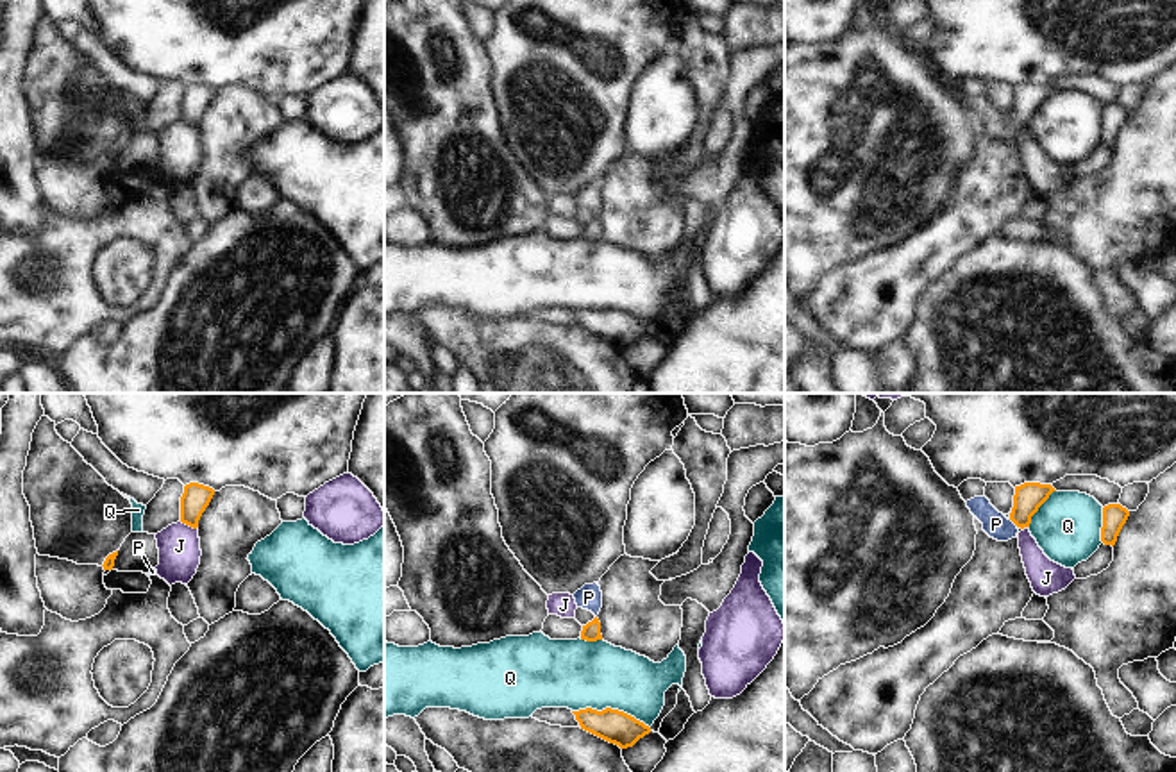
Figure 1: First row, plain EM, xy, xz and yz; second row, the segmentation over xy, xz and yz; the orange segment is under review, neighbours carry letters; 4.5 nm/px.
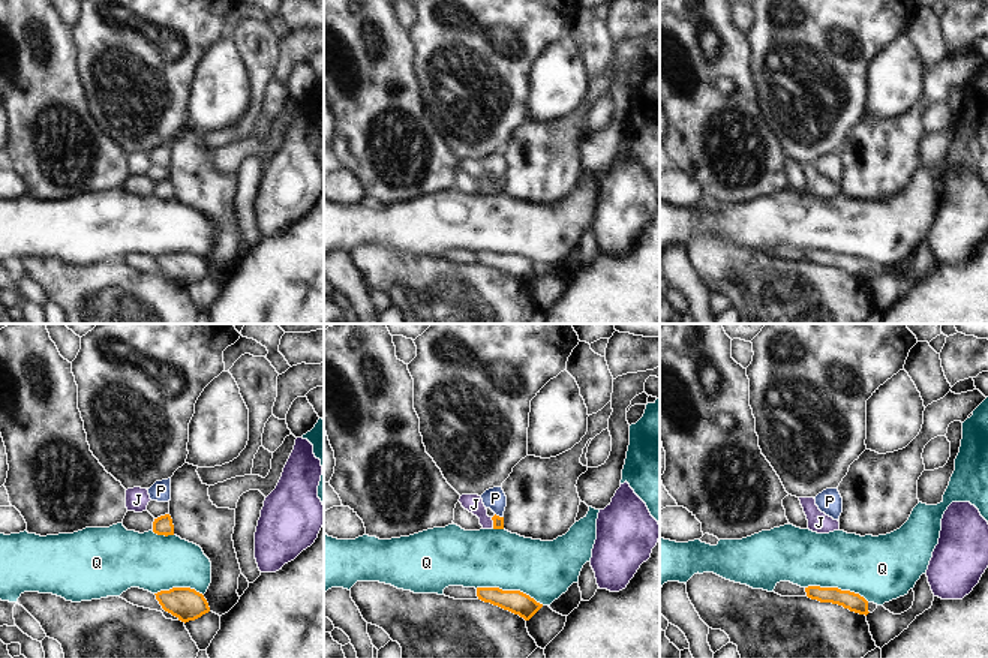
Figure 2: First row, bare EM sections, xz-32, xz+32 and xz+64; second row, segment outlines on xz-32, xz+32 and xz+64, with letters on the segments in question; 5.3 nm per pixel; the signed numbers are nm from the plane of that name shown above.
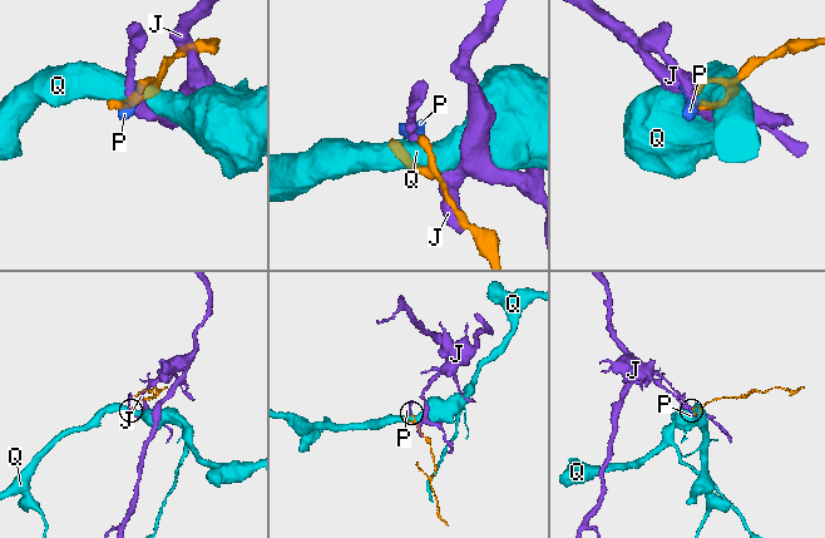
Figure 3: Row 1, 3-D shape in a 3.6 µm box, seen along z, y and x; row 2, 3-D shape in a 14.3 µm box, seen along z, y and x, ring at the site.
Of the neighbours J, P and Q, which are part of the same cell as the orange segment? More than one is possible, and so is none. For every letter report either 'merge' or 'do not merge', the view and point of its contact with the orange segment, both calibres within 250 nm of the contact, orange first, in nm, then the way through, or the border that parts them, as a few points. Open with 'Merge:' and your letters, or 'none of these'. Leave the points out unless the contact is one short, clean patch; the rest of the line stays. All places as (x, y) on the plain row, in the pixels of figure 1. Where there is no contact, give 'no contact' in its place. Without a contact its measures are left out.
Merge: P
J: do not merge; meets orange in xy at (188, 124); 120 nm thick on the orange side, 190 nm on the other; border along xy (181, 120), (195, 129)
P: merge; meets orange in yz at (1014, 122); 130 nm thick on the orange side, 110 nm on the other; runs through yz (1028, 97), (1014, 122), (996, 124)
Q: do not merge; meets orange in xz at (610, 308); 150 nm thick on the orange side, 320 nm on the other

